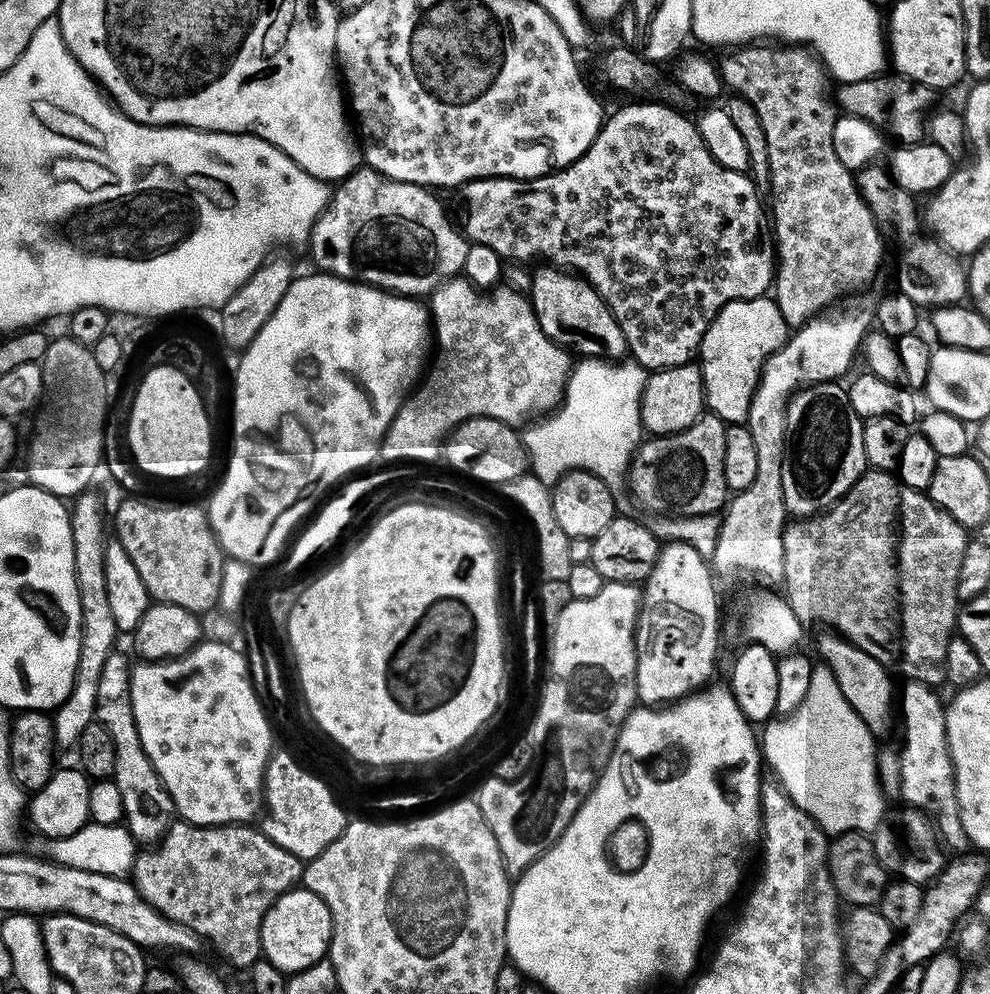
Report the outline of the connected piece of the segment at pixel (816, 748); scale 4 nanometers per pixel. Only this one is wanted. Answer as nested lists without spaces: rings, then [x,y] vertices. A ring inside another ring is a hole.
[[[825,666],[813,667],[809,689],[800,705],[789,716],[773,718],[763,725],[762,760],[772,767],[779,787],[806,815],[812,817],[825,833],[876,831],[886,813],[884,796],[876,781],[876,764],[872,761],[873,733],[860,720],[855,710],[843,697],[834,674]]]

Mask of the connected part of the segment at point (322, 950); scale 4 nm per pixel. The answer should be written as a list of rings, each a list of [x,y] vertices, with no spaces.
[[[297,886],[289,888],[277,896],[274,905],[274,916],[276,912],[276,956],[274,955],[274,963],[279,972],[291,974],[293,972],[301,972],[306,970],[306,966],[314,966],[314,962],[325,959],[328,955],[328,943],[332,940],[332,919],[330,918],[330,910],[326,906],[326,902],[322,902],[322,898],[318,898],[318,894],[314,894],[309,888]]]

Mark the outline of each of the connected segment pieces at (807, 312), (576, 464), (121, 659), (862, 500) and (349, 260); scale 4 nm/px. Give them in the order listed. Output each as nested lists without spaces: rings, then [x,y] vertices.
[[[756,42],[751,46],[736,46],[725,52],[728,53],[721,60],[718,60],[720,78],[729,89],[733,88],[731,91],[735,95],[741,96],[754,108],[758,114],[758,122],[762,122],[762,134],[766,134],[766,154],[769,155],[770,160],[768,184],[770,189],[772,188],[770,228],[774,233],[774,299],[778,310],[782,310],[782,318],[786,318],[789,329],[795,330],[804,327],[808,321],[821,315],[825,310],[831,309],[845,294],[856,294],[867,289],[864,287],[875,278],[876,271],[880,268],[880,259],[884,256],[884,242],[880,238],[882,230],[877,224],[875,216],[866,206],[866,202],[860,197],[860,189],[856,186],[853,173],[845,164],[838,162],[838,154],[834,154],[832,135],[838,119],[838,108],[830,95],[830,88],[828,92],[830,77],[824,65],[821,64],[820,57],[804,46],[773,46],[768,42]]]
[[[584,358],[573,367],[568,386],[564,389],[562,407],[555,413],[556,420],[544,424],[541,428],[532,428],[523,433],[524,450],[528,453],[531,475],[544,484],[554,486],[561,476],[574,471],[592,472],[608,485],[625,479],[628,466],[641,443],[640,395],[646,379],[645,369],[635,362],[605,362]]]
[[[120,650],[112,651],[110,658],[106,658],[106,662],[103,663],[102,674],[98,677],[95,723],[104,727],[112,743],[114,762],[110,779],[115,782],[118,791],[122,794],[123,823],[133,841],[148,846],[159,841],[168,831],[170,823],[168,815],[173,815],[174,809],[162,778],[158,778],[150,758],[146,758],[146,750],[142,750],[142,738],[138,738],[138,726],[134,726],[134,710],[130,702],[131,673],[130,660],[127,660]]]
[[[865,470],[856,485],[823,515],[796,518],[785,524],[782,533],[782,563],[785,571],[782,596],[787,600],[792,613],[800,619],[801,624],[805,626],[825,624],[822,625],[825,629],[848,640],[858,650],[870,654],[871,658],[876,659],[888,670],[897,668],[905,676],[903,678],[905,681],[929,686],[943,685],[946,646],[950,646],[952,637],[957,631],[958,570],[962,566],[962,554],[966,550],[969,539],[969,533],[964,527],[954,518],[950,518],[950,514],[946,514],[946,510],[938,507],[921,489],[906,486],[901,482],[899,475],[891,471]]]
[[[367,166],[357,167],[355,172],[335,185],[334,191],[331,193],[330,199],[324,212],[316,220],[315,226],[312,228],[310,237],[310,249],[312,248],[312,260],[317,264],[321,273],[329,276],[337,276],[343,280],[355,280],[358,284],[369,284],[372,288],[381,288],[383,292],[395,292],[398,296],[410,296],[413,298],[428,298],[432,293],[440,287],[441,284],[459,277],[464,270],[466,262],[466,254],[470,247],[469,241],[466,239],[463,231],[454,223],[450,217],[444,213],[444,208],[440,205],[440,200],[435,191],[429,190],[418,184],[403,184],[397,180],[386,178],[380,172]]]

